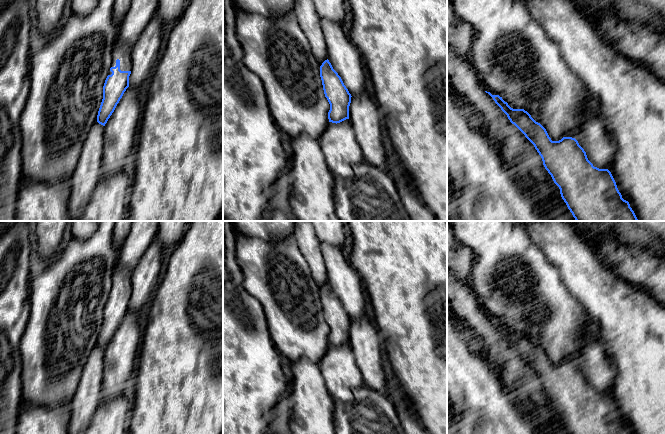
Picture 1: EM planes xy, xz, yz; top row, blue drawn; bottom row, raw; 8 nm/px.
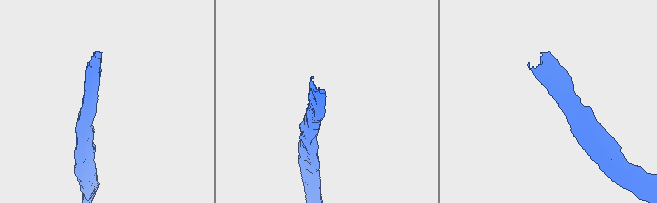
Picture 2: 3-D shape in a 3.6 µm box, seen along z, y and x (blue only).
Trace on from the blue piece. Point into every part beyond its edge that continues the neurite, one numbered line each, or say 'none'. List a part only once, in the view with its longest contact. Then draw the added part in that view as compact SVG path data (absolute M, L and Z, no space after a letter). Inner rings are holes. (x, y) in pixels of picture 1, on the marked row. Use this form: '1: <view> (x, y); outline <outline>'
1: xy (122, 52); outline M115 43L112 52L112 63L111 67L116 66L116 60L120 60L120 70L121 71L131 71L131 51L132 47L127 44Z

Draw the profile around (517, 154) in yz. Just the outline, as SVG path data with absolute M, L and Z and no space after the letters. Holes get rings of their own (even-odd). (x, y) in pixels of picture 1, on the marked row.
M447 48L447 78L453 91L459 97L465 98L477 113L481 113L484 116L484 122L487 127L486 140L496 150L502 166L508 171L509 176L517 186L520 187L519 181L525 176L532 177L533 185L530 193L526 195L534 200L534 197L540 193L542 187L547 182L553 181L534 145L510 122L507 115L495 103L493 98L485 92L472 68L450 48Z

